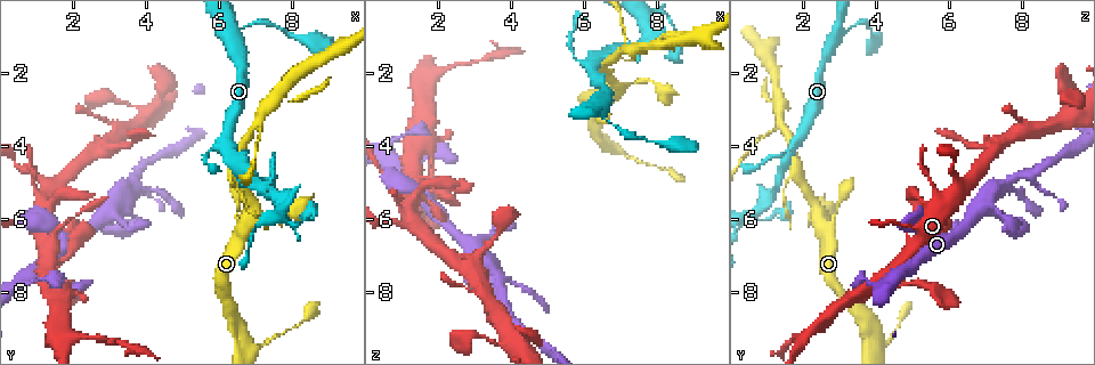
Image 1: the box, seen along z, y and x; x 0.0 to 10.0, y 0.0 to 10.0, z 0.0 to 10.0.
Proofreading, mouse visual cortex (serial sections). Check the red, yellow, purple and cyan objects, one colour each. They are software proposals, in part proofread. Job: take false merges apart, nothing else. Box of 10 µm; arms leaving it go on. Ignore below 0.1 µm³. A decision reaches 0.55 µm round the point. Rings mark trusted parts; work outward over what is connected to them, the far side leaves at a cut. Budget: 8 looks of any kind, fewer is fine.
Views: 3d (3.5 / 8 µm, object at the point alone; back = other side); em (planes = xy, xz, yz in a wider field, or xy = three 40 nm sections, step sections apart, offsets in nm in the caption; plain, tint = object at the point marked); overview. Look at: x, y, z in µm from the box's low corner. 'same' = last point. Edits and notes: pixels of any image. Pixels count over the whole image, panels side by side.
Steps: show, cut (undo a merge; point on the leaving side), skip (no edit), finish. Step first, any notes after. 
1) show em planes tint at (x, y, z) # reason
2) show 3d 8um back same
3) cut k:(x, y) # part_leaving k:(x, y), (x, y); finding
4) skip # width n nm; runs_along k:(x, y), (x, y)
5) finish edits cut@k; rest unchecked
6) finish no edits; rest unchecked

show 3d 3.5um at (6.60, 9.20, 3.95) # abrupt turn

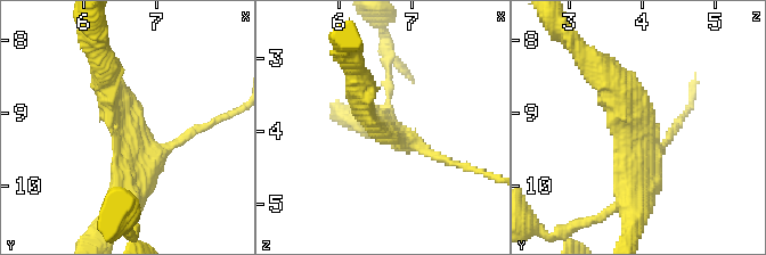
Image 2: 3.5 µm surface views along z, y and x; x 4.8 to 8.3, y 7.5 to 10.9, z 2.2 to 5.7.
show em xy step 3 tint at (6.70, 9.25, 4.00)

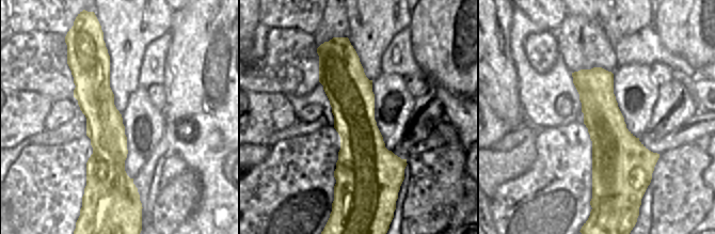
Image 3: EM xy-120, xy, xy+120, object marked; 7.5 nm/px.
skip # runs_along 3:(350, 48), (350, 95), (367, 189); all the same cell

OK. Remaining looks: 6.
show 3d 3.5um at (6.90, 6.00, 2.40) # arms part here

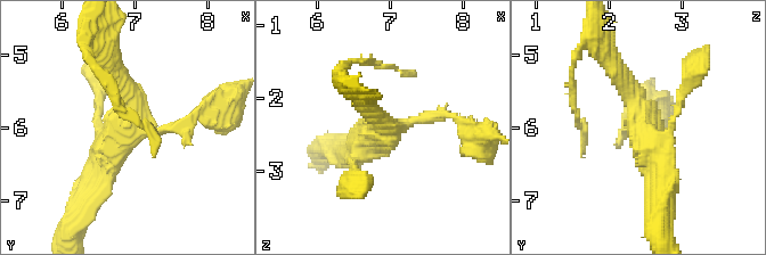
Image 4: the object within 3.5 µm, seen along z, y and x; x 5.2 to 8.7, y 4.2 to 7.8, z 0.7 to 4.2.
show em xy step 1 tint at (6.90, 6.00, 2.50) # now the EM

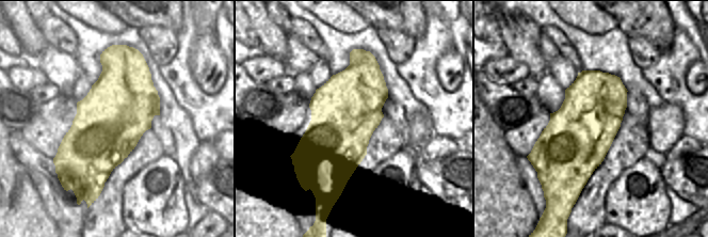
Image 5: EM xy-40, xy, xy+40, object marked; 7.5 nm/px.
skip # width 500 nm; runs_along 4:(662, 188), (636, 97), (613, 63); continuous, no second cell

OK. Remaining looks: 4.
show 3d 3.5um at (1.50, 7.80, 3.95) # arms run side by side

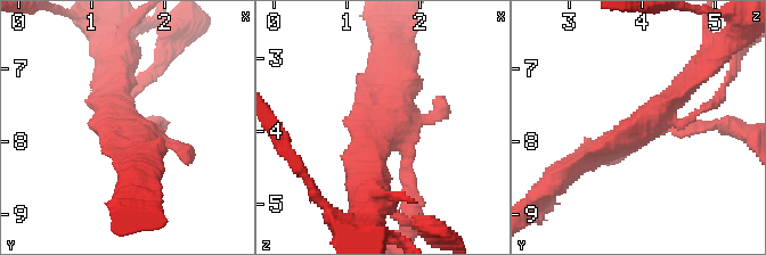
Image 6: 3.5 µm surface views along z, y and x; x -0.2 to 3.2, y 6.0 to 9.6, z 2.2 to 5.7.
show em xy step 5 tint at (1.50, 7.85, 4.00)

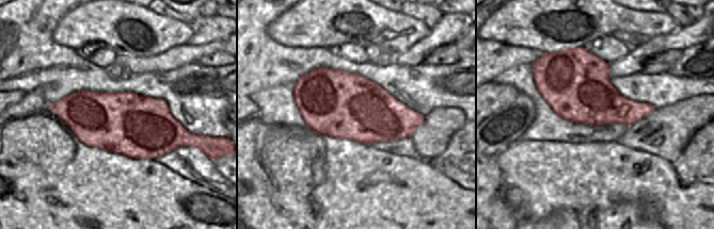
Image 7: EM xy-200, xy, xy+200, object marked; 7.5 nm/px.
skip # runs_along 6:(693, 77), (640, 131), (579, 162); all the same cell

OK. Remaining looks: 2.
show 3d 3.5um at (1.50, 5.15, 6.25) # a fork

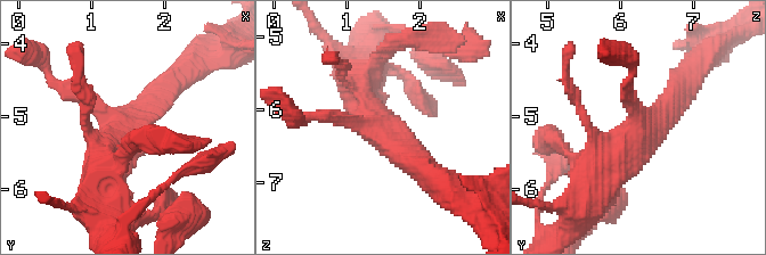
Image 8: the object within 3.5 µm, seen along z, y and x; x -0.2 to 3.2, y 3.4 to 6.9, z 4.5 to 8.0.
show em planes tint at (1.40, 5.20, 6.25) # arms 3; arm_widths 200, 350, 500 nm; shape alone is not enough

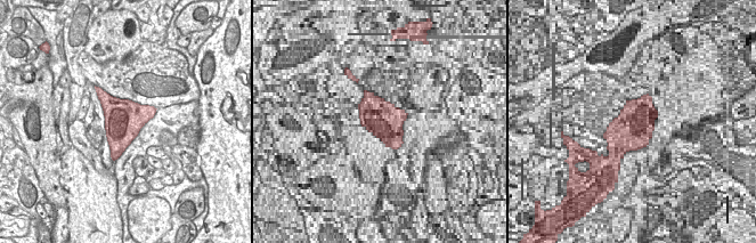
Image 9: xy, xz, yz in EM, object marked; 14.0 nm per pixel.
skip # runs_along 8:(595, 190), (629, 141), (683, 85); one cell here

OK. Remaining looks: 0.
finish no edits; rest unchecked

